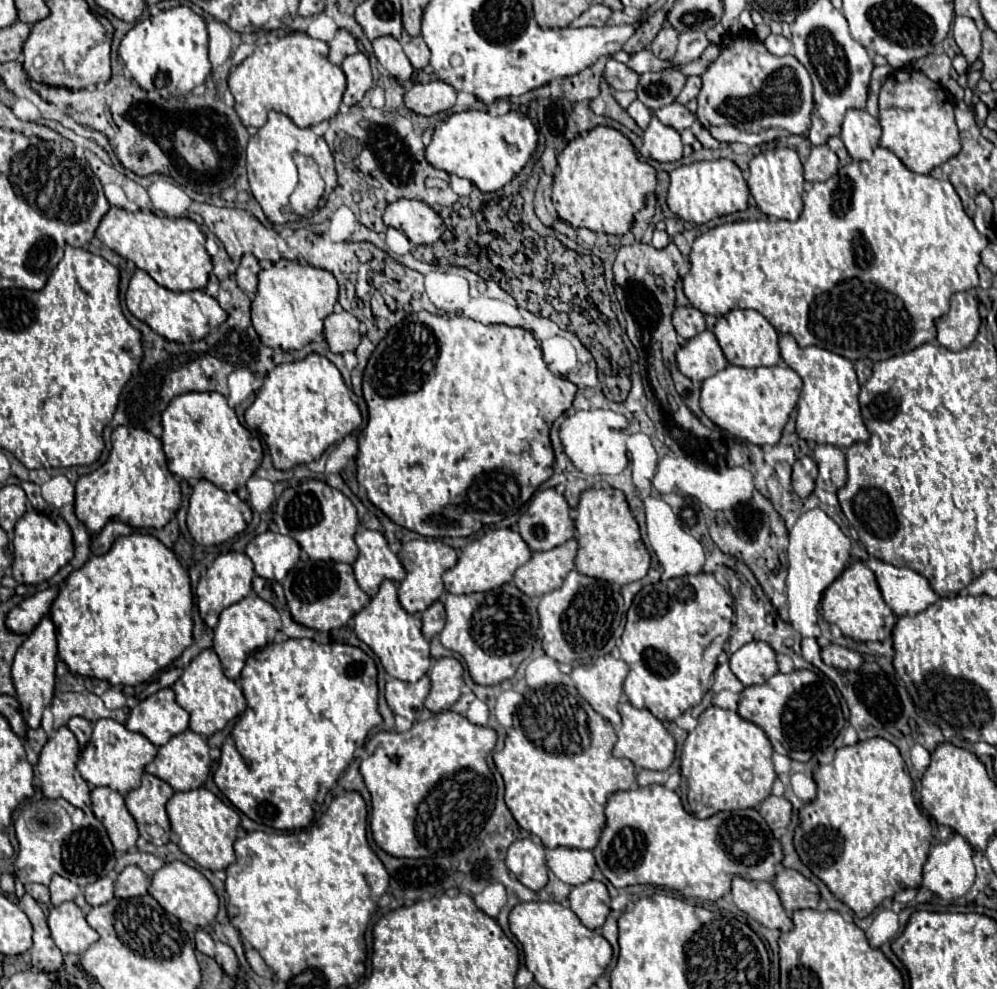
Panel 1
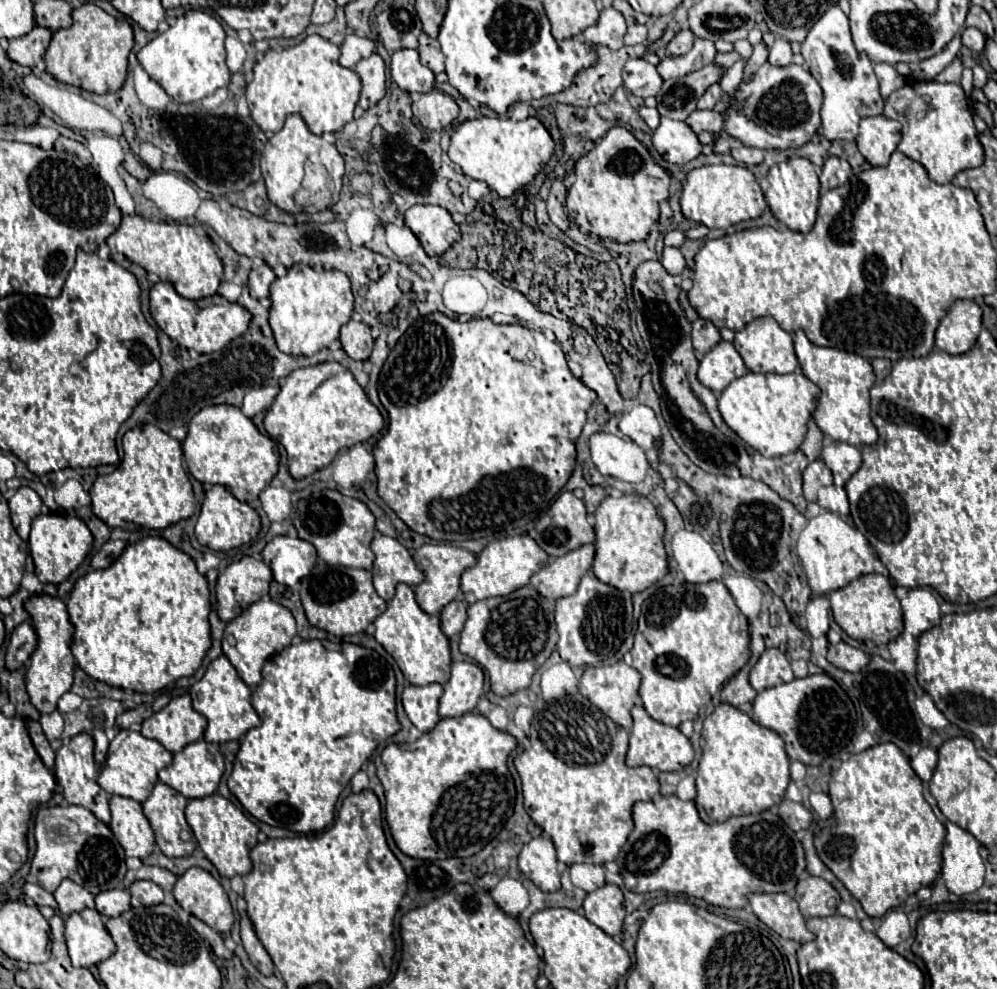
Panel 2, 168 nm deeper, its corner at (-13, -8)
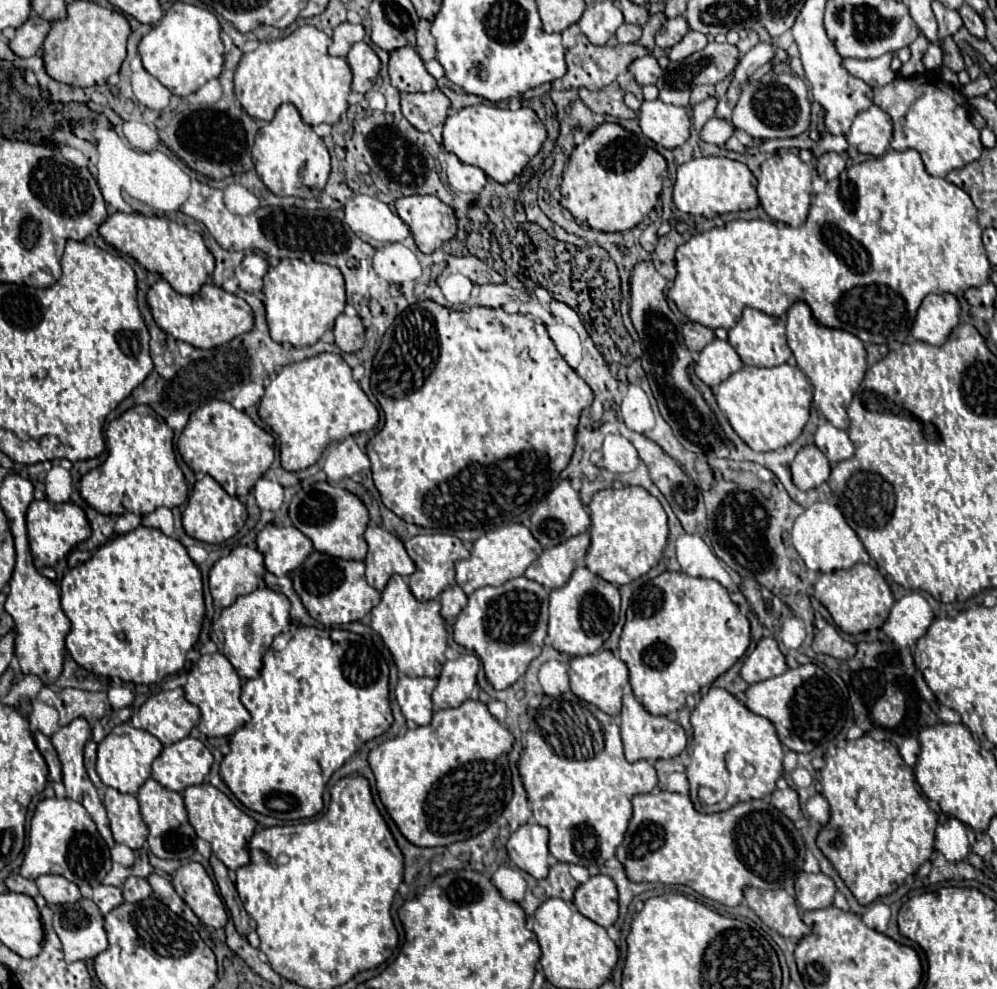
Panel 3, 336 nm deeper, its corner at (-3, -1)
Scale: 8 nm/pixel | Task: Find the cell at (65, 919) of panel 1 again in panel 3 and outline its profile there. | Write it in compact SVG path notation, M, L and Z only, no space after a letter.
M80 899L76 903L64 903L52 907L54 911L54 931L58 933L62 947L64 947L64 957L68 963L72 961L86 961L94 959L98 953L108 949L108 939L104 931L104 915L96 907L92 899Z

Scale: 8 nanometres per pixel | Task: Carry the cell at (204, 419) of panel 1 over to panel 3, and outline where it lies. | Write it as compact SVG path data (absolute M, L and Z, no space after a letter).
M214 399L214 401L206 403L204 407L196 409L190 415L190 421L188 421L188 425L184 427L184 431L180 435L178 451L180 451L182 459L186 461L186 465L194 473L200 473L202 471L206 475L212 475L224 487L224 491L228 495L244 497L254 487L254 483L268 471L268 467L274 461L274 437L268 431L264 431L262 427L258 427L244 411L234 409L228 401Z

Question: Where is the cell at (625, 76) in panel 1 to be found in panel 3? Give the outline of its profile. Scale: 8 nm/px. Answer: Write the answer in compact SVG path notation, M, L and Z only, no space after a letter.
M648 53L646 57L642 59L636 59L632 65L630 65L630 73L636 77L636 81L640 85L650 85L650 83L656 83L662 75L662 69L658 65L658 61Z

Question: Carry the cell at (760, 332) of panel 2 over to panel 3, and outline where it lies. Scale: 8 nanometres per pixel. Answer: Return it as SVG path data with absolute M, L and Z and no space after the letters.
M744 309L742 319L728 331L728 343L736 349L744 365L756 365L756 367L776 367L790 359L792 351L786 343L786 327L780 317L766 315L758 309Z

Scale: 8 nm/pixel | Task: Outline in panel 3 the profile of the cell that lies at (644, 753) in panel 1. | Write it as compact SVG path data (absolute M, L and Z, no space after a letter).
M628 693L622 697L622 713L620 713L620 733L622 733L622 743L624 743L624 755L630 763L638 759L646 761L658 761L658 759L670 759L680 755L687 745L687 736L680 723L670 721L664 715L650 715L638 699Z

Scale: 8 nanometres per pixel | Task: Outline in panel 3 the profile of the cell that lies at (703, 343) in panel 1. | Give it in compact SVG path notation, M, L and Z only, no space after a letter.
M714 339L700 351L700 359L696 363L696 375L710 385L710 389L716 393L718 385L728 379L732 373L742 369L742 359L732 349L728 341Z

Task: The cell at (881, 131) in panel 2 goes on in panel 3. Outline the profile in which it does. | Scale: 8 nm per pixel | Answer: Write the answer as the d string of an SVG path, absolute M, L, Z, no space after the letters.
M872 105L868 111L856 115L846 141L860 153L880 157L886 153L892 137L892 119L880 107Z

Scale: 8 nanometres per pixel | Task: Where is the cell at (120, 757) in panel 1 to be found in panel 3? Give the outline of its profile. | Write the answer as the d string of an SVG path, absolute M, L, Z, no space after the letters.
M130 723L116 725L110 735L98 745L98 761L96 761L96 773L102 779L104 785L118 789L120 793L136 795L140 785L150 779L150 765L160 755L162 743L148 731L136 729Z

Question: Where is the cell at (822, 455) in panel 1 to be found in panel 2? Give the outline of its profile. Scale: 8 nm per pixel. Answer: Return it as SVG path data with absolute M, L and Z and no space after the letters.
M834 440L826 442L826 446L822 448L822 460L832 470L834 486L838 488L842 488L862 464L862 456L858 448Z

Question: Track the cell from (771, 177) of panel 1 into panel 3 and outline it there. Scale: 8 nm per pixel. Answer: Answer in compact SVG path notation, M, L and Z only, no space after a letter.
M798 151L774 155L762 163L762 175L758 177L758 197L760 205L774 221L784 221L792 227L802 225L810 209L811 195L812 169L800 159Z

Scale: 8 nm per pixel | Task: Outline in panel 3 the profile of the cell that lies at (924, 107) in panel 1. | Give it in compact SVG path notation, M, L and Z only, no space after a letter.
M918 75L910 79L894 79L874 89L874 105L886 111L894 123L892 149L914 149L922 155L926 171L934 177L946 177L952 169L960 169L980 159L980 131L972 125L966 97L936 75Z

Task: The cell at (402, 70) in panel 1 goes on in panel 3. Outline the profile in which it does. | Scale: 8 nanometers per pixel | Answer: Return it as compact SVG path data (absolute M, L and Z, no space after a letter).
M402 47L390 53L388 63L390 81L398 91L432 91L436 87L436 79L426 71L424 61L416 53L414 47Z

